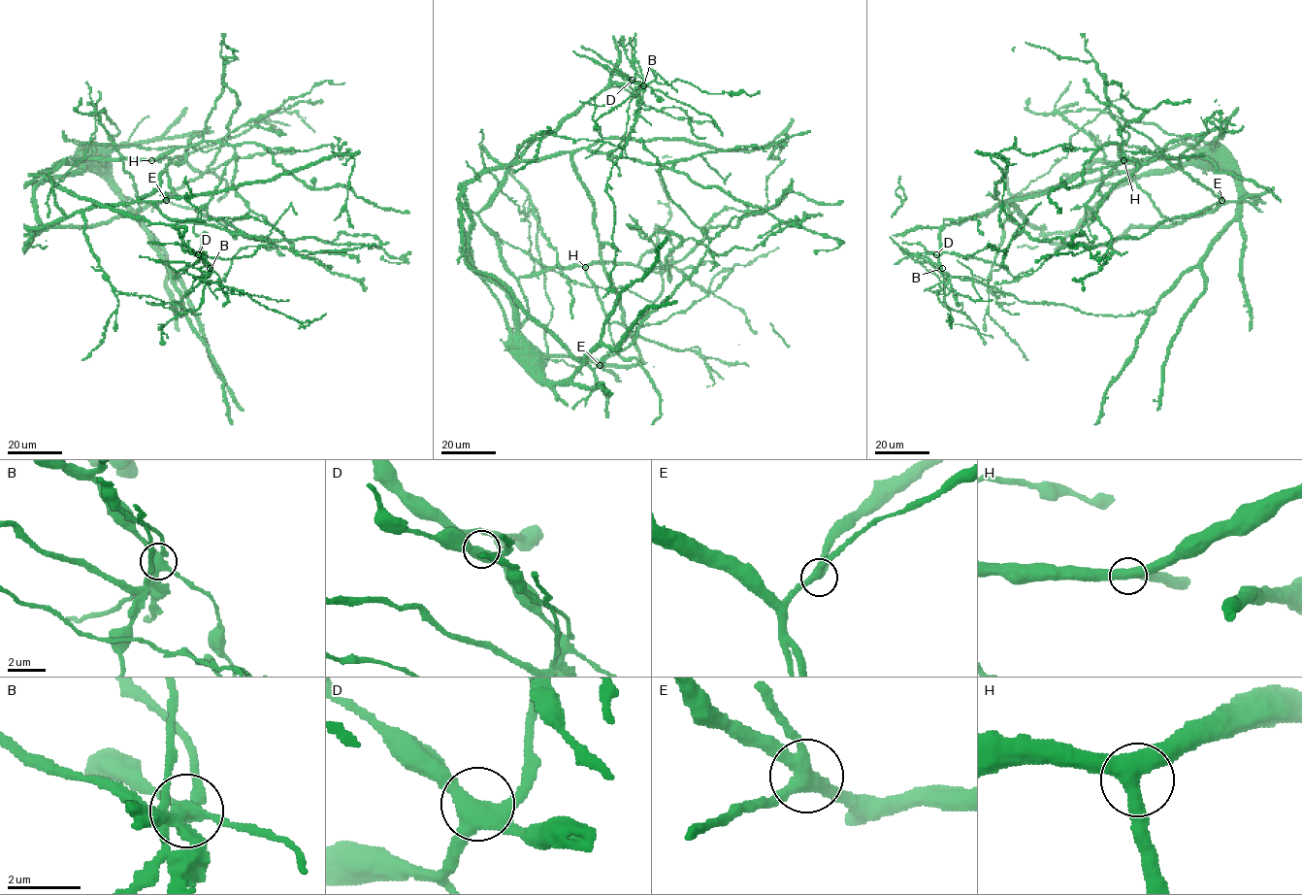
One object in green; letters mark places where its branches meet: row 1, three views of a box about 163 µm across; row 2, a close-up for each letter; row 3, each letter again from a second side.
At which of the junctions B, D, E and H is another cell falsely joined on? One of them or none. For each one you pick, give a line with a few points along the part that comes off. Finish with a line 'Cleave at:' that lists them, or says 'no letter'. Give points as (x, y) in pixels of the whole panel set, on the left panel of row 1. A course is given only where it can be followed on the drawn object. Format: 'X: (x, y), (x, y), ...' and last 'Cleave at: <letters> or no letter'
Cleave at: B

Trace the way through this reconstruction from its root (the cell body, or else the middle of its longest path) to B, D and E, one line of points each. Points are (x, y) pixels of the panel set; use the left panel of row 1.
B: (84, 159), (77, 151), (88, 144), (89, 158), (61, 162), (45, 177), (102, 206), (170, 224), (210, 268)
D: (84, 159), (77, 151), (88, 144), (89, 158), (61, 162), (45, 177), (102, 206), (170, 224), (198, 254)
E: (84, 159), (80, 170), (48, 177), (37, 186), (38, 229), (29, 245), (48, 228), (96, 226), (166, 200)

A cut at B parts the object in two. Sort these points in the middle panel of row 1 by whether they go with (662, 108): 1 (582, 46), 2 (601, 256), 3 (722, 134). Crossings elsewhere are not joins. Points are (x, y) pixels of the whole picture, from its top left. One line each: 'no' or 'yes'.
1: yes
2: yes
3: no

